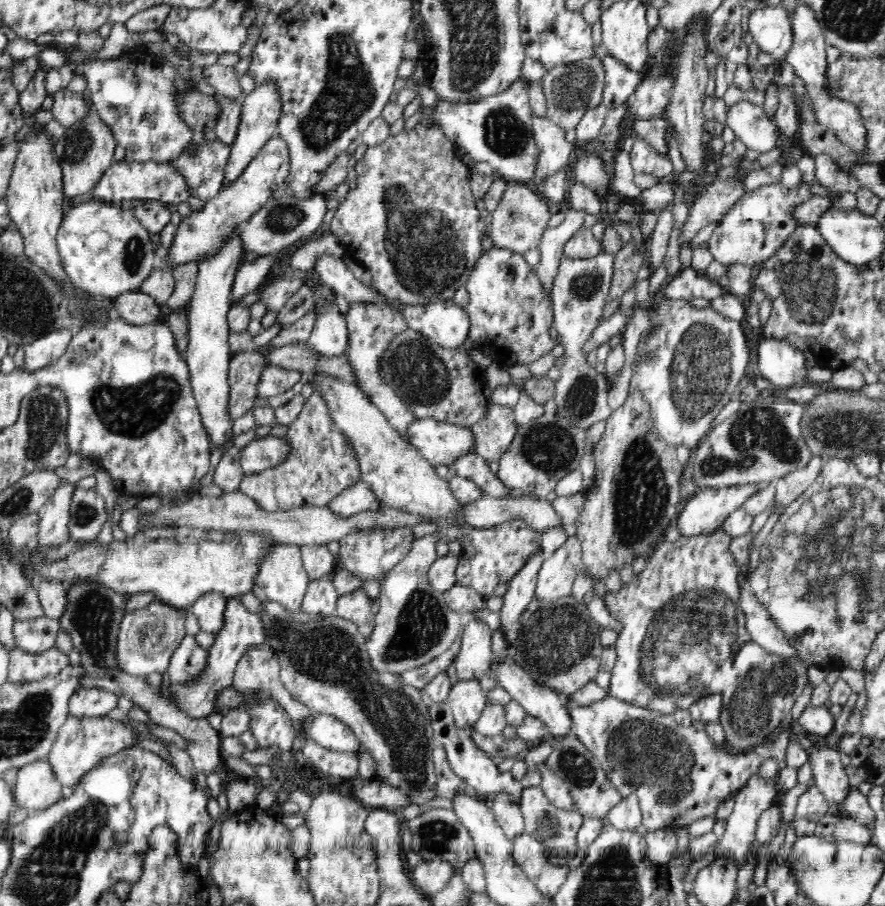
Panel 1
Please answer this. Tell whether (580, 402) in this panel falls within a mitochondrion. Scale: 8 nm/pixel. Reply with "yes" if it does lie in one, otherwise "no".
yes

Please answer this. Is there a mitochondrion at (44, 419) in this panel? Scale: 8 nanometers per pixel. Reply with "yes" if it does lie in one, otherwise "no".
yes

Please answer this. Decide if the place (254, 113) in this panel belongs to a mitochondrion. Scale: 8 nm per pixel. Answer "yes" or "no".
no

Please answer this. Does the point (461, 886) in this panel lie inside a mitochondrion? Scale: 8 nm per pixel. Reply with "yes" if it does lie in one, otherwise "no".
no

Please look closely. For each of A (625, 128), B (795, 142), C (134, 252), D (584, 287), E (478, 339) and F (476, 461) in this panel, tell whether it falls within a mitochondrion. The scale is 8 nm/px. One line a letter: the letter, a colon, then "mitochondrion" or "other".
A: other
B: other
C: mitochondrion
D: mitochondrion
E: other
F: other

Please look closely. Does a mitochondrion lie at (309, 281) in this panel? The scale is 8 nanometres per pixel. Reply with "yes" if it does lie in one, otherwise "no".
no

